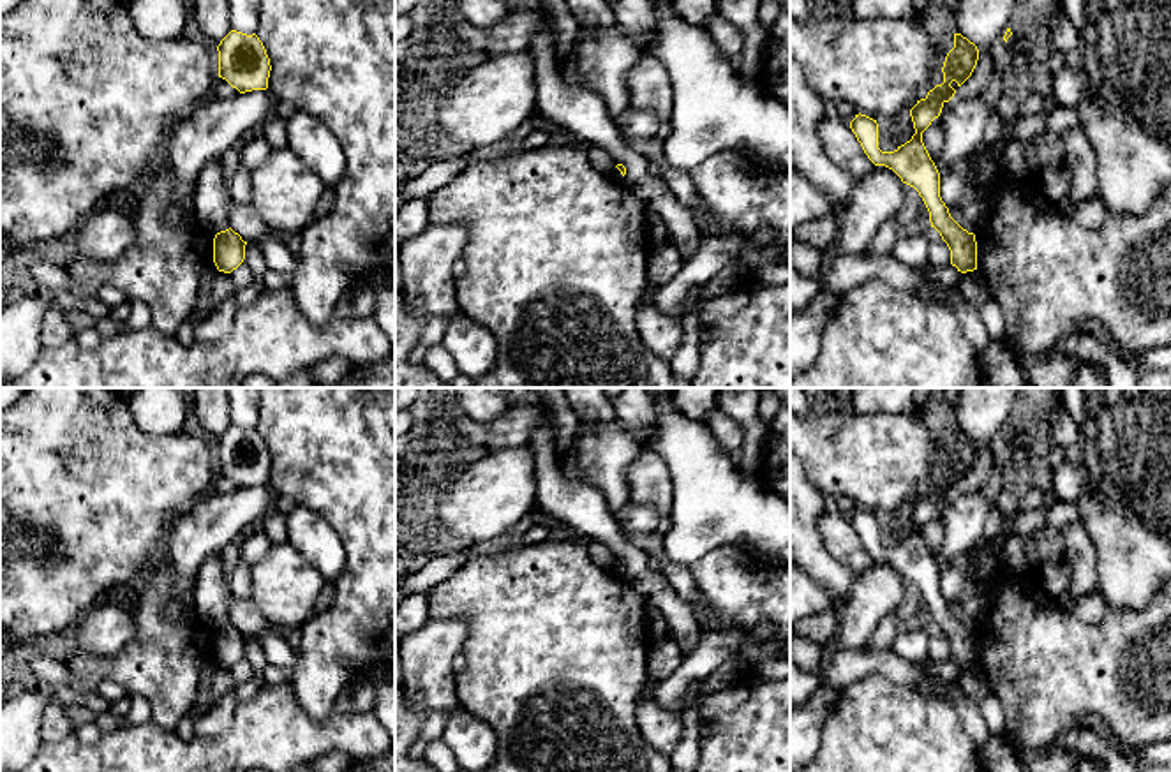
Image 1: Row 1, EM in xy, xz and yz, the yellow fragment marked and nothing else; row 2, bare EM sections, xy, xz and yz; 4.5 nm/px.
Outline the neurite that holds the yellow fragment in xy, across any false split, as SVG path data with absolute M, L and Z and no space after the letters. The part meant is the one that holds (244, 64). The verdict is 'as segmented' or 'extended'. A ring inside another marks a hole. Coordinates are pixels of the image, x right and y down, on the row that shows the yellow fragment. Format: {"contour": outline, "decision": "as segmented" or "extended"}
{"contour": "M231 30L217 46L219 78L226 79L240 93L266 90L270 78L270 58L256 33L247 35Z", "decision": "as segmented"}

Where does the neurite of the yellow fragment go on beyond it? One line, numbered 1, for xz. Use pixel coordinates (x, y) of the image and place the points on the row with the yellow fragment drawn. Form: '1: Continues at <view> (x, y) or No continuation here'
1: No continuation here

